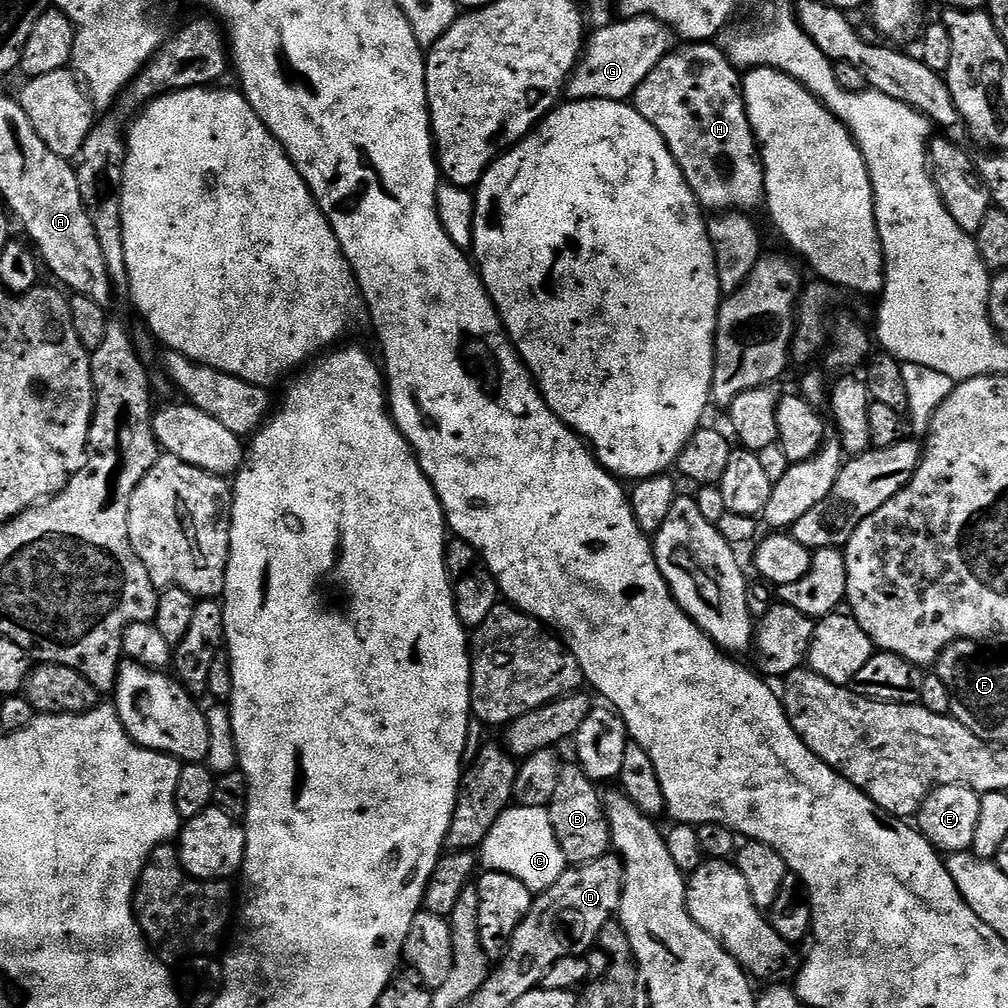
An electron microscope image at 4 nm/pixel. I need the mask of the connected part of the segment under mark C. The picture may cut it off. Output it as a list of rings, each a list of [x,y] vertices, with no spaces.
[[[534,806],[508,807],[480,844],[478,860],[489,872],[501,872],[510,874],[510,878],[518,878],[518,882],[522,882],[522,886],[529,888],[533,894],[554,886],[566,870],[562,846],[558,846],[547,808]]]

